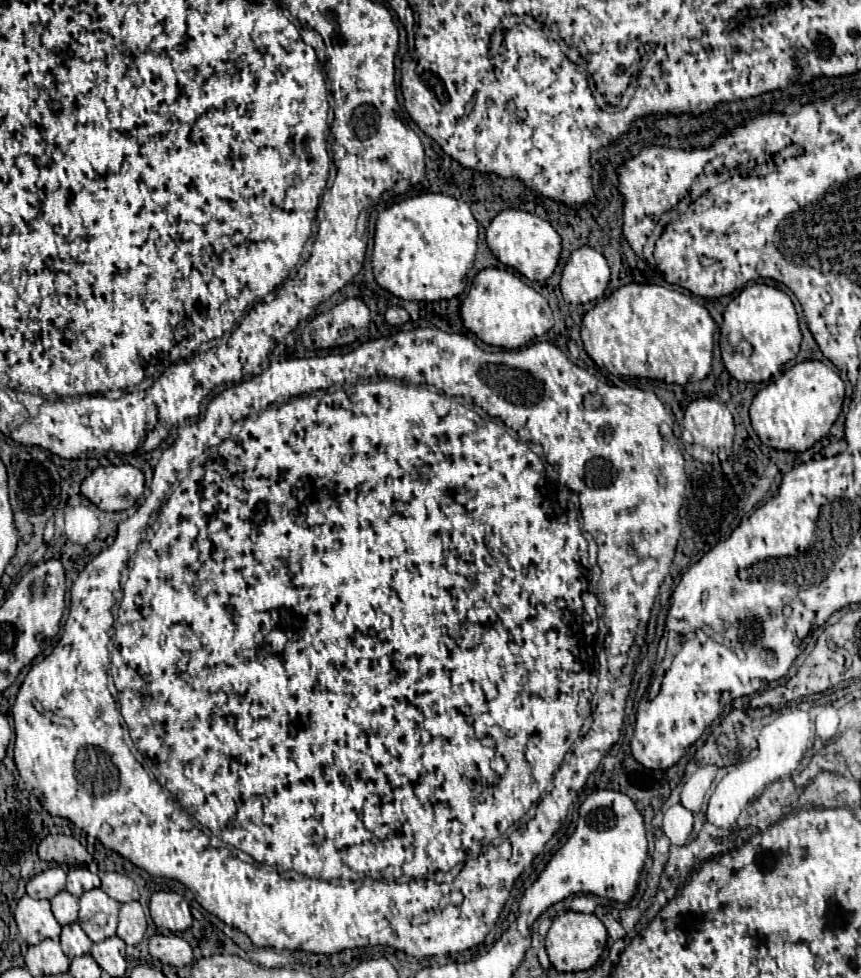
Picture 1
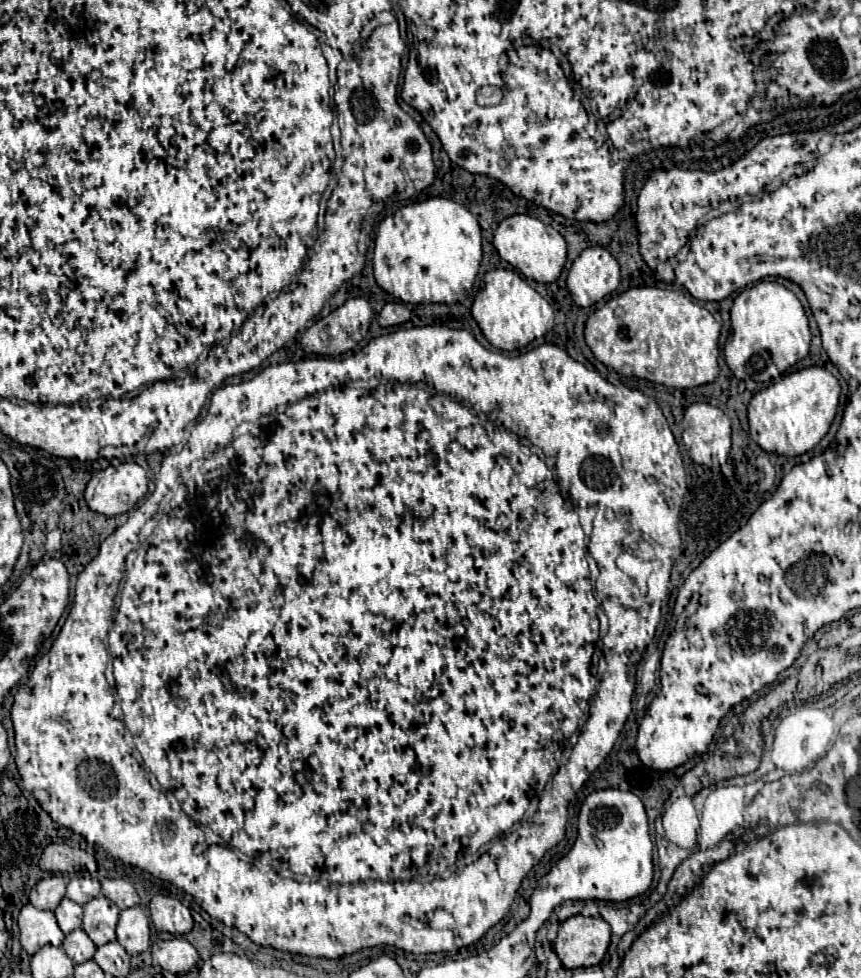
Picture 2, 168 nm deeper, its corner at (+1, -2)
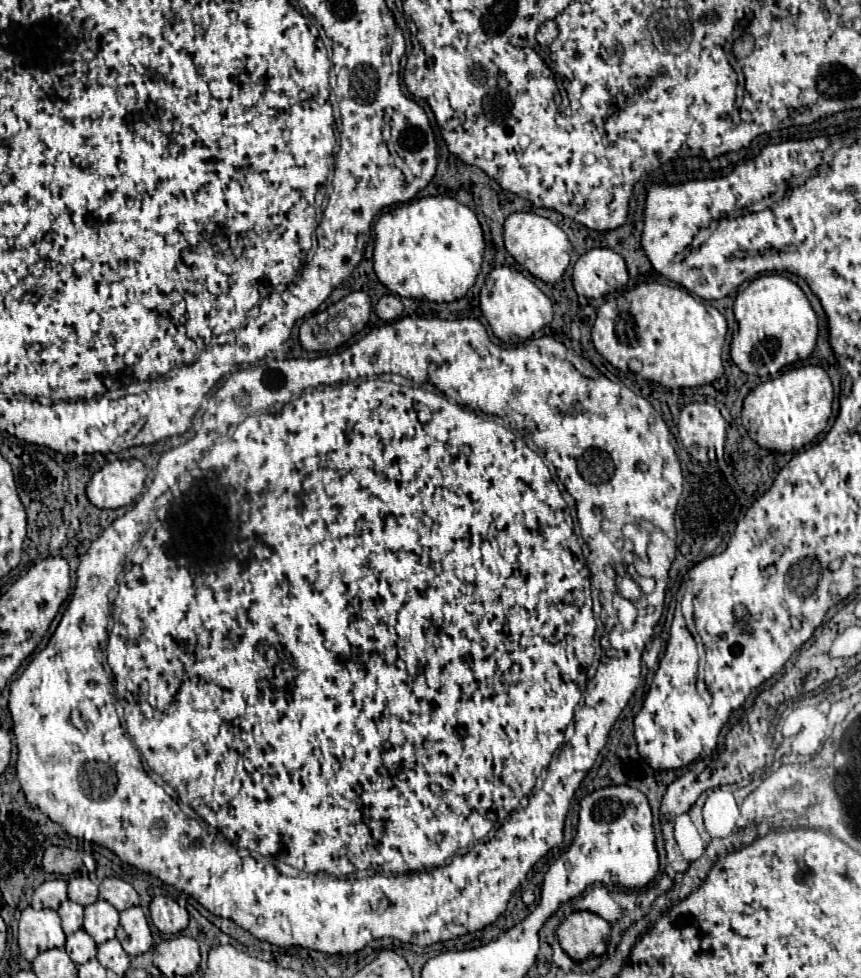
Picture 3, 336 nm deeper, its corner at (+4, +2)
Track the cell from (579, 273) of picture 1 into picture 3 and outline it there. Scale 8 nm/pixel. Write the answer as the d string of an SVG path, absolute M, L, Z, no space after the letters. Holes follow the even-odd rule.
M594 248L574 264L572 282L580 296L602 298L626 286L628 268L618 252L610 248Z

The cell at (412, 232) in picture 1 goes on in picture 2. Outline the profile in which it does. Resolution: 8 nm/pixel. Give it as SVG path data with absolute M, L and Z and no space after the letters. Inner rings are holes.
M427 198L399 208L377 226L373 272L379 288L407 304L455 304L469 296L481 264L481 226L461 204Z

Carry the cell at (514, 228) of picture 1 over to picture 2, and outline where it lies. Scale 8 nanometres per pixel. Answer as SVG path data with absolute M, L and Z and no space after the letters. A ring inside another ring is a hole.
M515 214L499 222L495 236L493 236L493 246L497 248L499 256L509 262L515 270L519 270L525 278L547 284L555 282L563 270L565 258L567 258L567 246L565 238L551 226L543 224L541 220L527 216L527 214Z

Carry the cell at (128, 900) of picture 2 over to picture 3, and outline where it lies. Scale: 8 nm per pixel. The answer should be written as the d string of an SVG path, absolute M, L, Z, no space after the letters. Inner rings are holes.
M106 878L100 884L100 898L110 902L116 910L126 910L132 906L140 906L140 898L132 884L120 878Z

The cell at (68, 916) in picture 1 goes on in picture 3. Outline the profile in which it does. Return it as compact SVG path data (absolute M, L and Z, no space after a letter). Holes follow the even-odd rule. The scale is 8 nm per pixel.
M62 902L60 908L58 908L58 914L62 918L62 928L64 928L64 934L72 934L76 930L82 928L82 918L84 918L84 908L76 902Z

